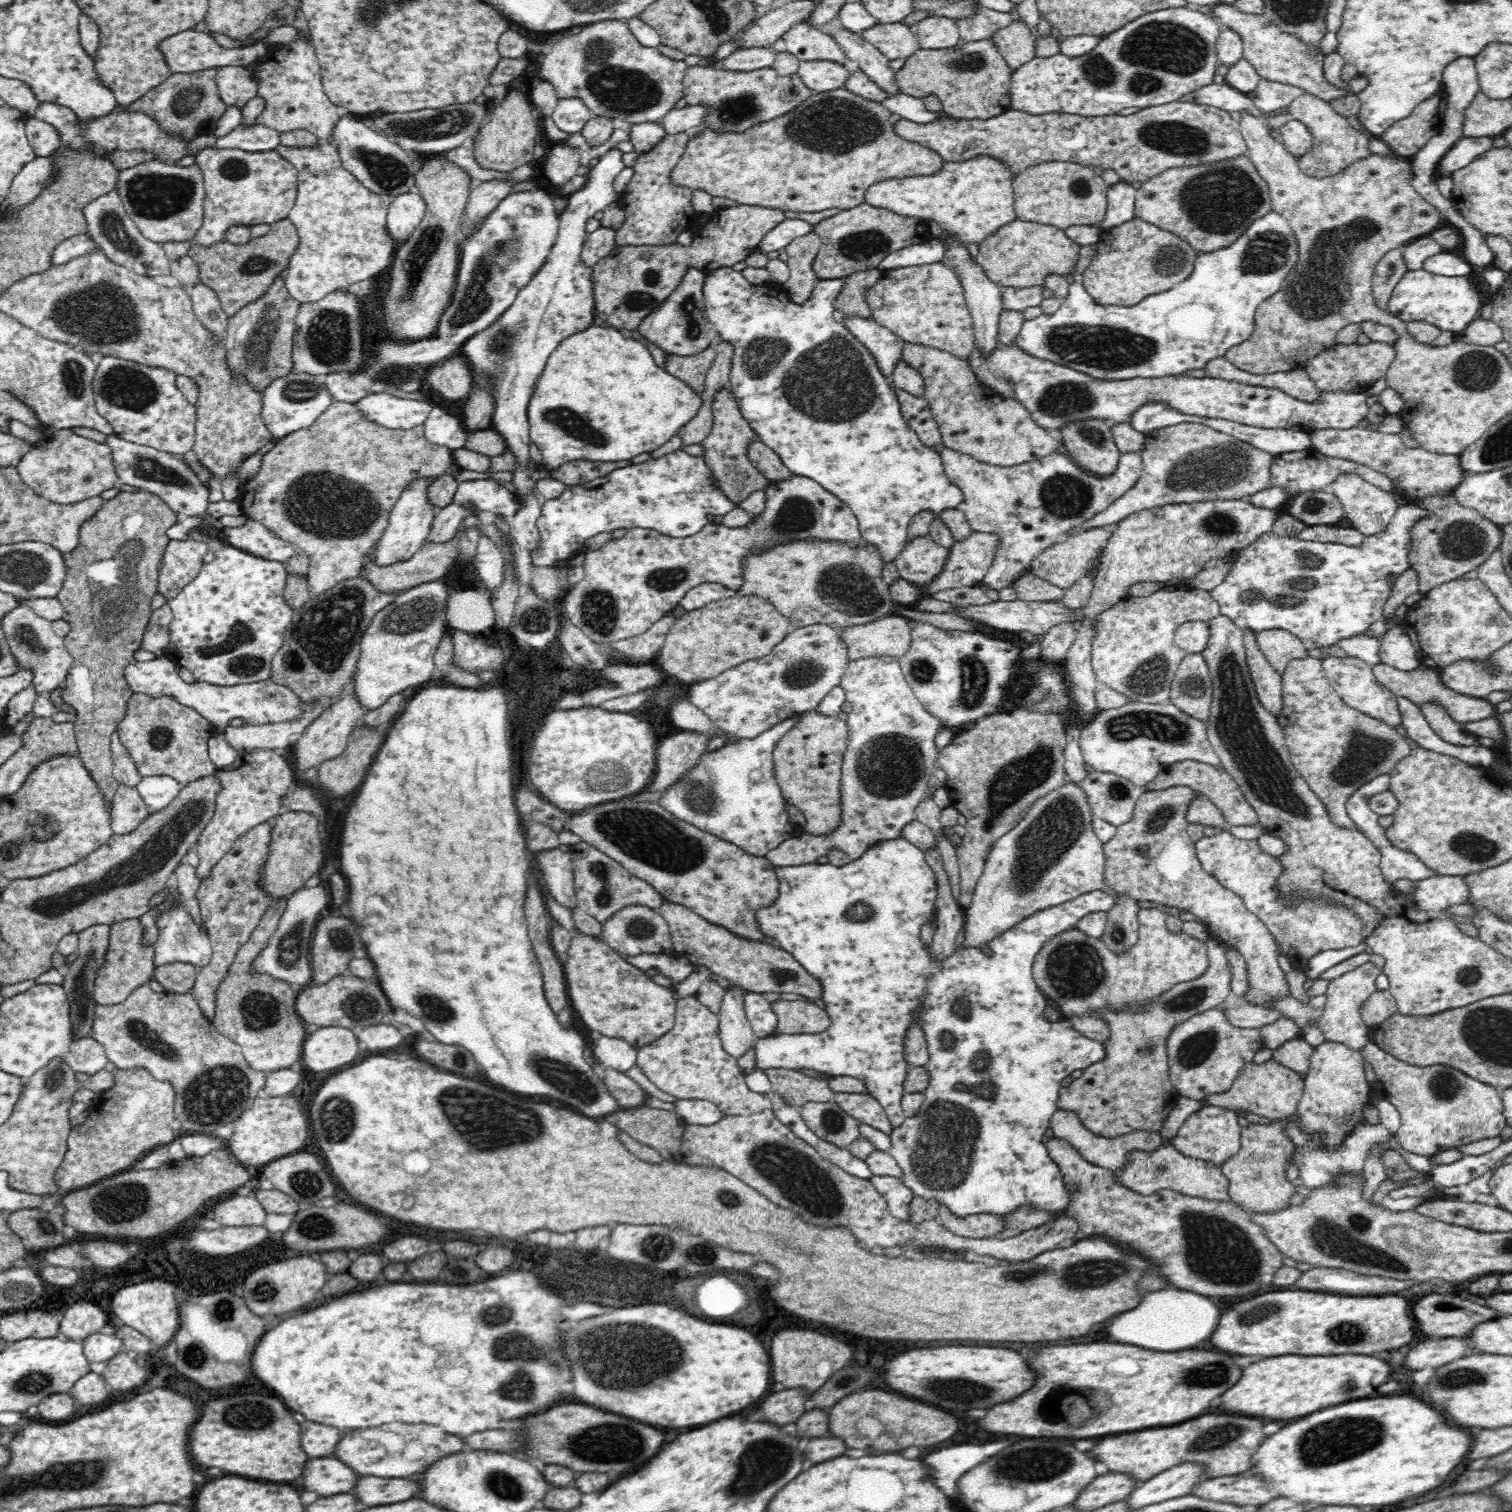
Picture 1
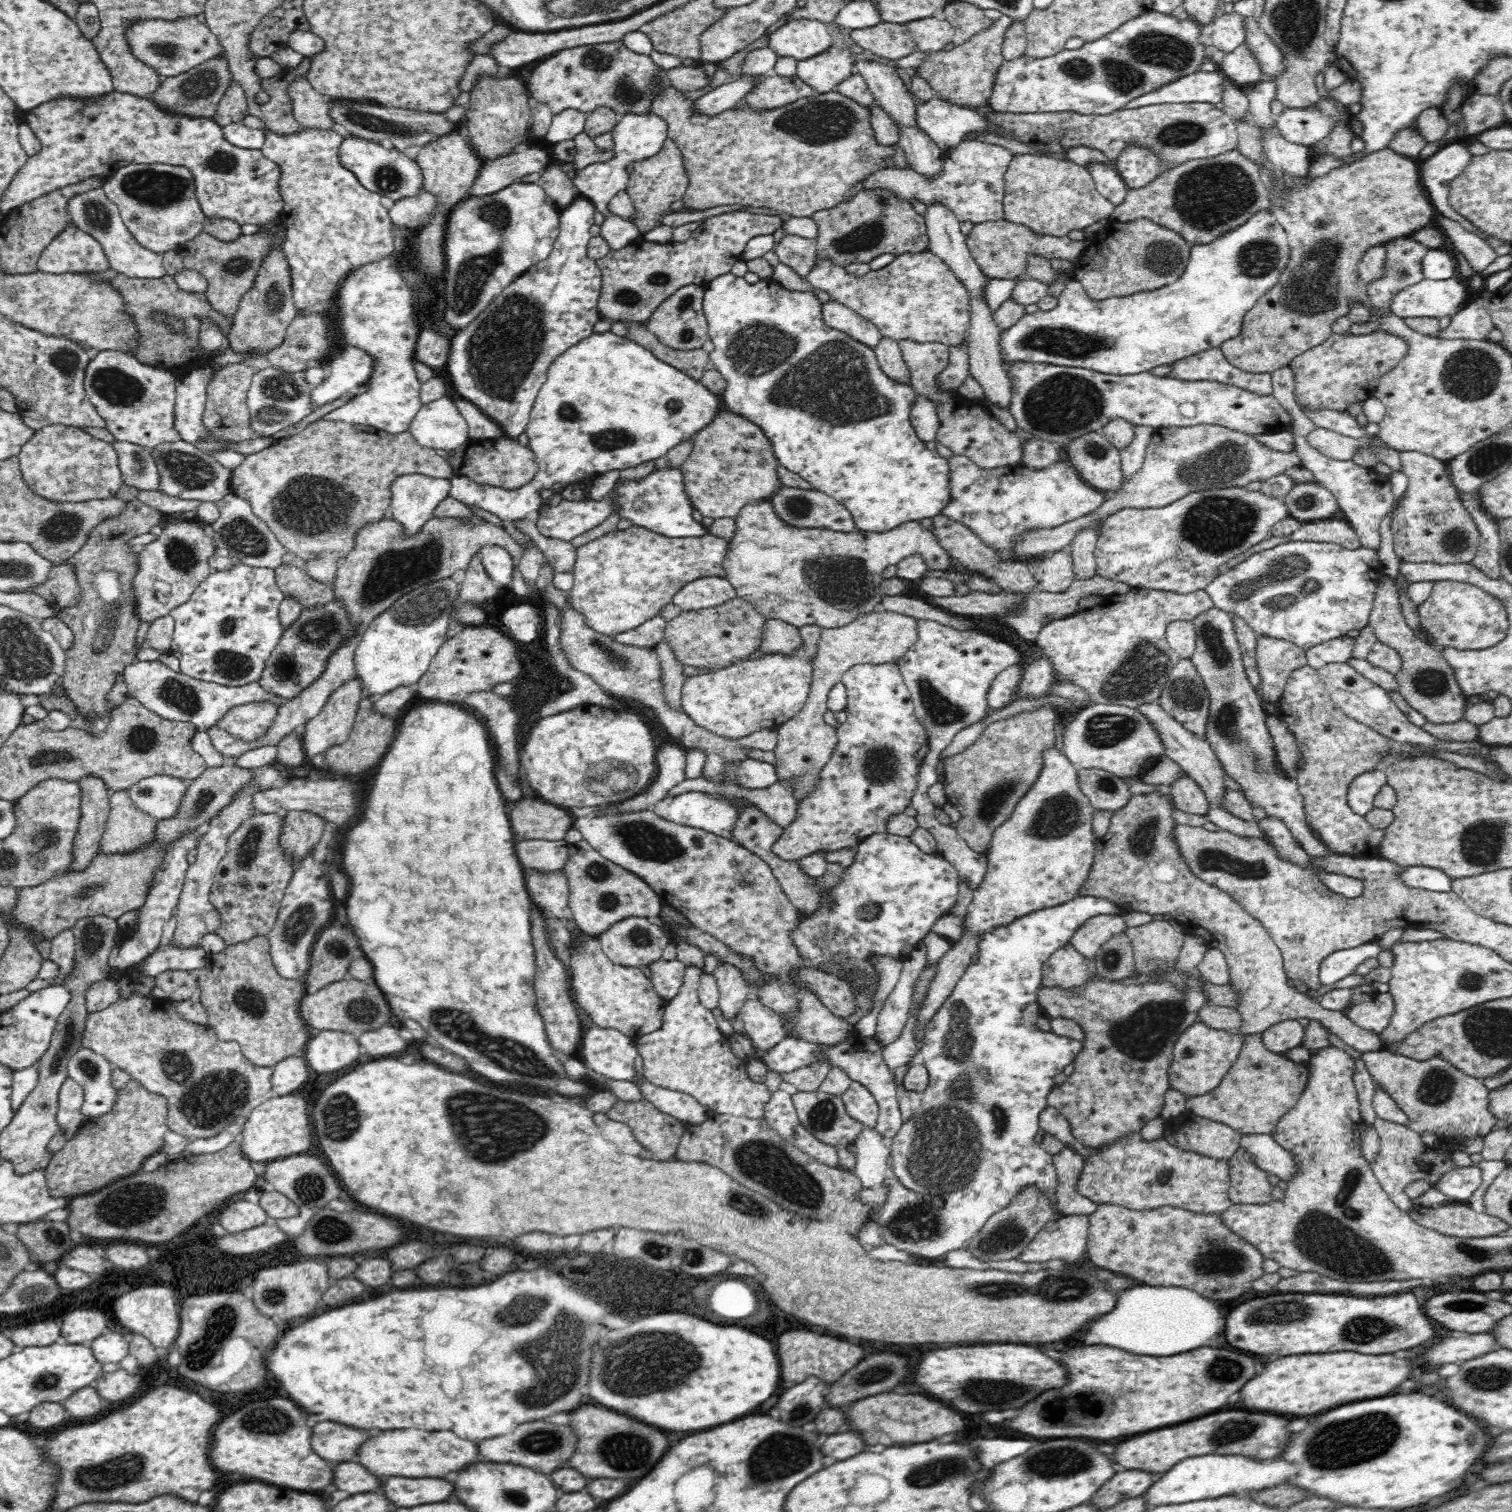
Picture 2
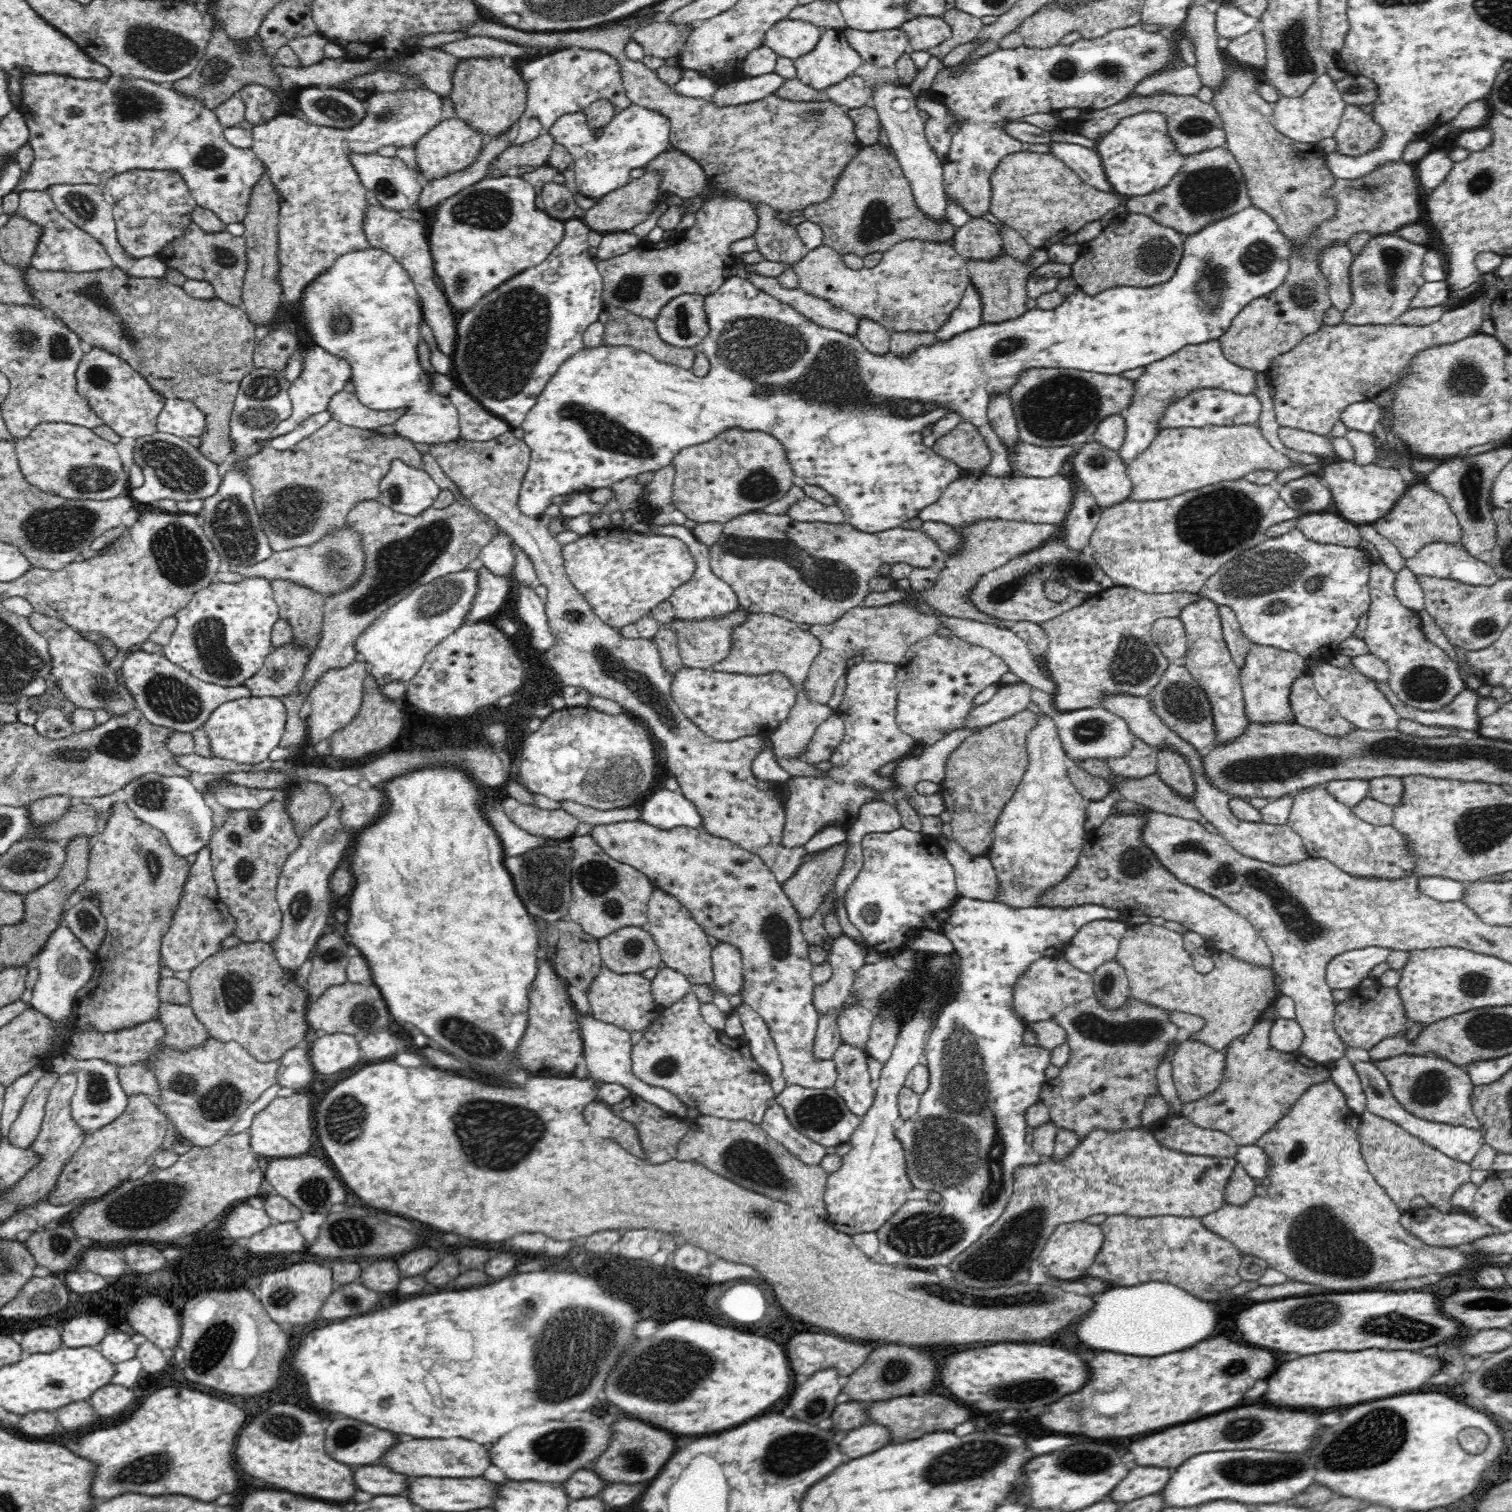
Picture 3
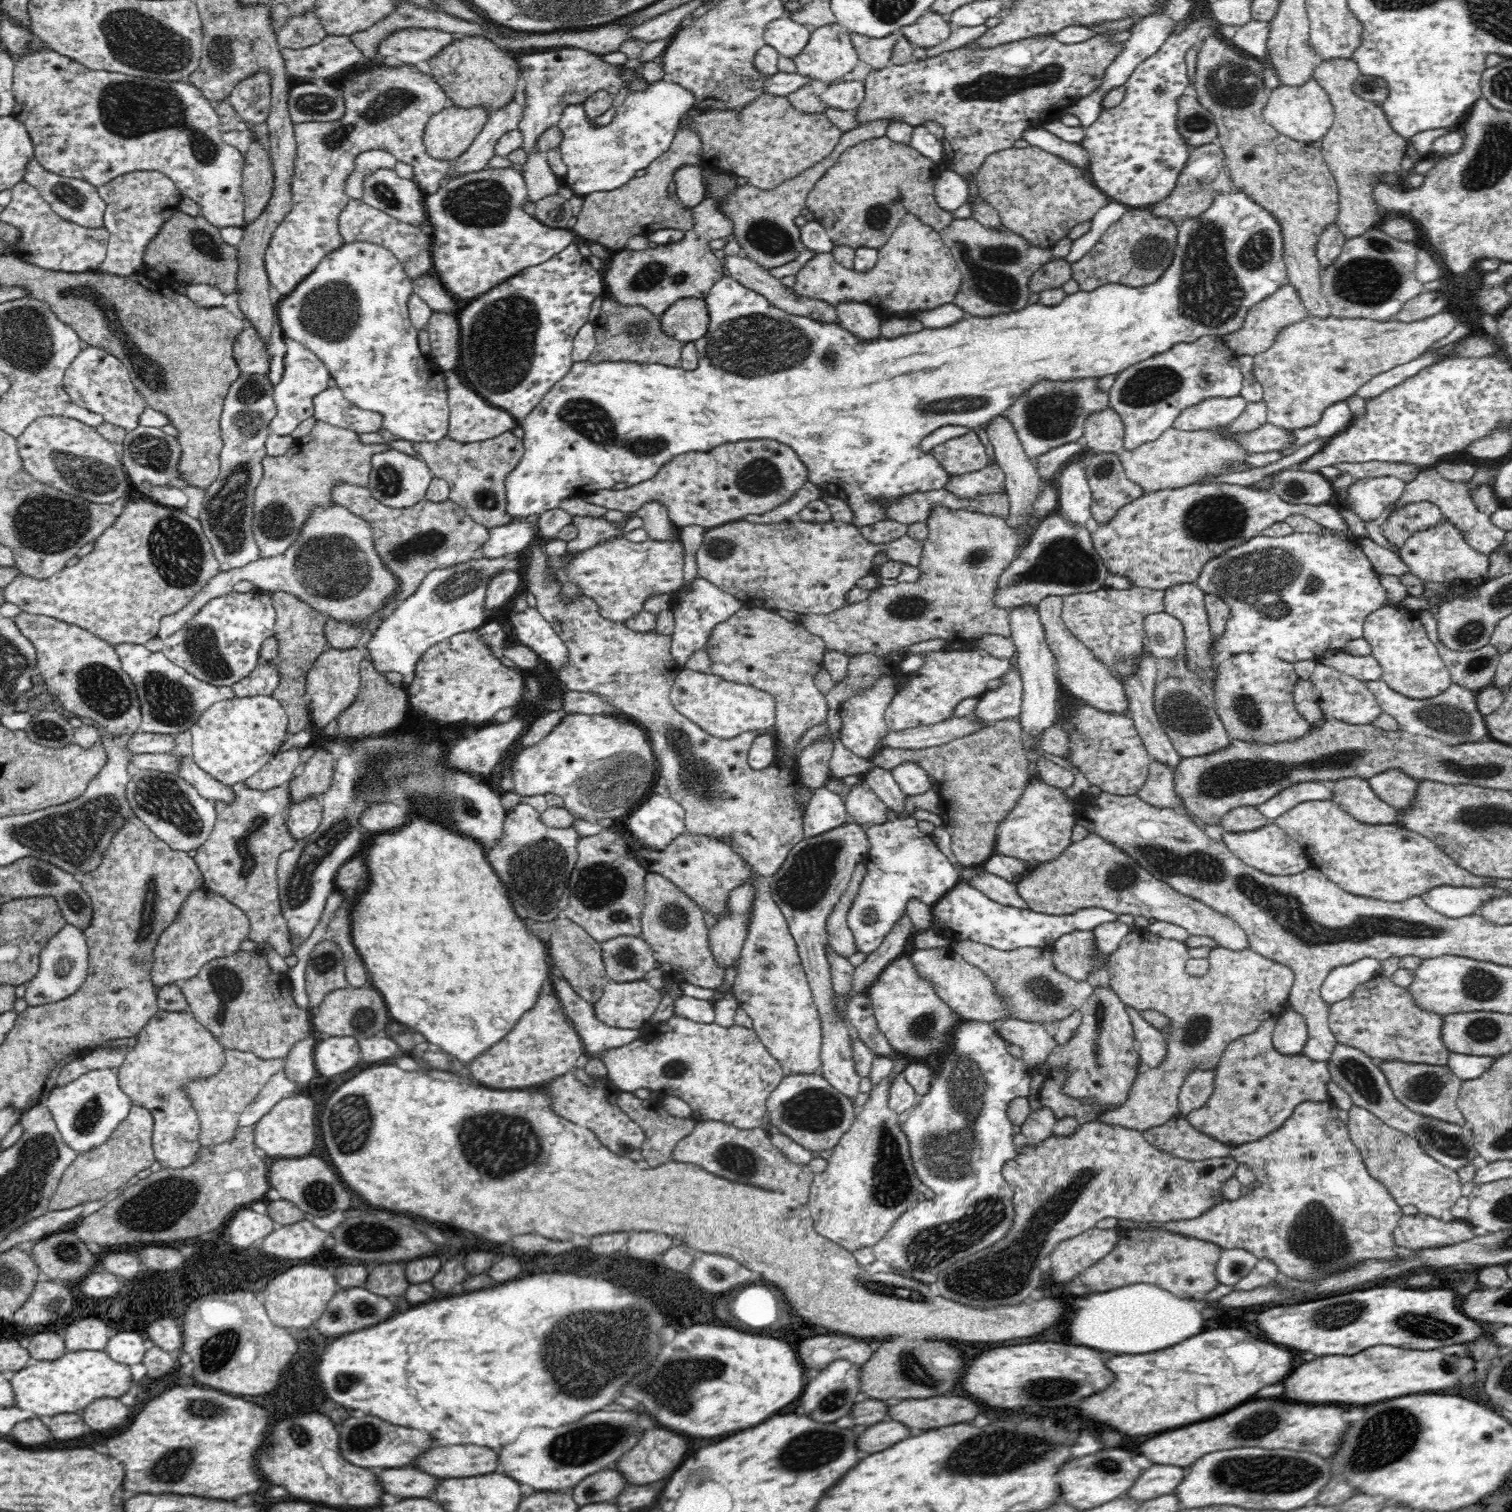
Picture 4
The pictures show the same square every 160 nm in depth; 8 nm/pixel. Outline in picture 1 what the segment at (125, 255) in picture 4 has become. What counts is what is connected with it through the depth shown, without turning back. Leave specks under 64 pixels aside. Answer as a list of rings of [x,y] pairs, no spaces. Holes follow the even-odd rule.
[[[157,159],[119,171],[115,188],[122,197],[128,216],[152,242],[191,240],[203,222],[205,186],[195,163],[178,167]]]

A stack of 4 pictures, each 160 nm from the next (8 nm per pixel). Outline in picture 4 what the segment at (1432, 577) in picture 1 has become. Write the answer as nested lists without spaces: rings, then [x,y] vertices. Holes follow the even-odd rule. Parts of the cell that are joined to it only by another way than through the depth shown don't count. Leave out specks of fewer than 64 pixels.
[[[1408,502],[1397,507],[1391,516],[1380,526],[1380,531],[1396,547],[1403,547],[1407,538],[1422,530],[1436,528],[1446,522],[1440,507],[1433,502]]]

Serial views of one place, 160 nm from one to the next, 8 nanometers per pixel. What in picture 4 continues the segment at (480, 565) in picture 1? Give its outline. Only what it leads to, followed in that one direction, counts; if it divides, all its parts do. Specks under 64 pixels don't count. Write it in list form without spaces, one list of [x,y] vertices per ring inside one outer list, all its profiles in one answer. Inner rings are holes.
[[[1234,190],[1233,193],[1220,195],[1214,199],[1212,206],[1208,207],[1197,219],[1184,219],[1177,227],[1178,246],[1174,250],[1174,262],[1172,266],[1164,272],[1158,282],[1148,283],[1146,286],[1131,287],[1122,283],[1108,283],[1093,291],[1080,291],[1067,294],[1062,302],[1056,306],[1044,306],[1035,303],[1026,305],[1022,310],[1000,316],[977,317],[968,315],[965,319],[958,321],[955,325],[942,328],[942,330],[928,330],[924,327],[920,332],[914,334],[900,335],[896,340],[886,340],[880,338],[878,342],[862,342],[856,335],[839,323],[816,322],[814,319],[804,316],[796,316],[776,308],[764,295],[750,290],[747,286],[740,284],[730,275],[722,277],[707,294],[705,298],[707,309],[709,310],[709,329],[707,333],[699,338],[695,343],[700,366],[698,370],[684,370],[680,366],[666,366],[660,363],[644,364],[634,360],[582,360],[573,362],[570,370],[564,378],[560,378],[540,400],[540,404],[526,418],[520,420],[519,425],[524,430],[523,443],[525,454],[516,470],[512,470],[506,478],[507,509],[512,517],[527,518],[522,522],[514,522],[504,526],[496,526],[489,530],[489,537],[481,546],[483,558],[495,559],[508,556],[518,556],[528,544],[532,543],[534,536],[538,533],[536,517],[539,517],[552,508],[558,508],[560,502],[568,496],[581,496],[590,494],[596,490],[612,489],[621,482],[630,484],[642,483],[656,476],[668,462],[675,456],[698,451],[708,451],[716,449],[720,444],[726,442],[738,442],[742,440],[752,440],[752,438],[770,438],[788,444],[799,456],[799,460],[807,467],[808,482],[817,485],[822,492],[832,494],[848,503],[854,514],[853,524],[858,528],[872,526],[876,522],[886,522],[888,519],[889,506],[894,501],[901,501],[910,494],[926,494],[932,490],[943,490],[950,482],[952,475],[936,461],[930,452],[923,452],[920,448],[921,440],[934,432],[940,426],[946,424],[958,424],[958,426],[970,427],[982,439],[985,446],[988,460],[987,466],[998,466],[995,459],[994,448],[987,437],[985,427],[992,418],[998,414],[1005,414],[1014,404],[1014,400],[1034,386],[1040,380],[1072,380],[1072,378],[1104,378],[1108,374],[1118,374],[1126,370],[1129,366],[1142,362],[1151,356],[1162,354],[1170,350],[1175,344],[1194,342],[1203,336],[1224,337],[1226,334],[1236,332],[1242,322],[1246,312],[1250,310],[1260,300],[1270,296],[1272,292],[1278,290],[1282,285],[1289,282],[1286,263],[1283,259],[1283,236],[1280,225],[1276,217],[1244,195],[1242,191]]]

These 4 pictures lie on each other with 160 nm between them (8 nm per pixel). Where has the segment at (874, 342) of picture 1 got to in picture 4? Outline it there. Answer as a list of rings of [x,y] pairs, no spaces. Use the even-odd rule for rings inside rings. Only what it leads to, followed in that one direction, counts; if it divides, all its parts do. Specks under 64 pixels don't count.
[[[727,257],[723,261],[723,266],[728,268],[728,274],[735,278],[740,284],[747,286],[750,290],[764,295],[776,308],[784,310],[791,315],[804,316],[814,319],[816,322],[838,323],[836,307],[823,300],[816,300],[798,294],[793,287],[784,286],[781,279],[772,276],[767,269],[762,268],[757,262],[748,257]]]

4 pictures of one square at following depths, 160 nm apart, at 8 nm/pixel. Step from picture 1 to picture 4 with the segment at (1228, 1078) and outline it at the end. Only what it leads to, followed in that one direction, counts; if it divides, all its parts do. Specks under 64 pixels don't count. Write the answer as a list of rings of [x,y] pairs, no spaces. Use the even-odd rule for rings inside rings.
[[[1200,1067],[1186,1074],[1180,1092],[1178,1092],[1179,1116],[1186,1116],[1188,1112],[1204,1106],[1215,1089],[1216,1070],[1204,1071]]]

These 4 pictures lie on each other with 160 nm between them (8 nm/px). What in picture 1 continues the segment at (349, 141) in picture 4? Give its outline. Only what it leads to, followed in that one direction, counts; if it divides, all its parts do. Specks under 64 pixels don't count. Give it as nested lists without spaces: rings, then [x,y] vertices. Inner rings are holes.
[[[262,125],[247,129],[238,126],[230,134],[217,137],[214,147],[256,151],[278,151],[297,170],[297,201],[287,218],[300,235],[296,254],[282,274],[286,290],[301,303],[310,303],[327,294],[348,288],[370,276],[384,275],[391,264],[397,242],[388,233],[387,212],[393,198],[368,190],[342,164],[338,149],[329,141],[315,147],[288,148],[281,144],[281,133]]]

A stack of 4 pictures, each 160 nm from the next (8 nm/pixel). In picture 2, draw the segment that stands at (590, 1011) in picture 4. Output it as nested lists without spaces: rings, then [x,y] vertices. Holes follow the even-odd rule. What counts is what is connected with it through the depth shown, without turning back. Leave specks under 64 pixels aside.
[[[593,1025],[584,1029],[581,1047],[588,1068],[614,1080],[634,1080],[634,1059],[639,1052],[635,1040],[622,1031]],[[648,1080],[641,1084],[640,1090],[663,1114],[676,1117],[688,1125],[700,1125],[712,1114],[706,1106],[685,1092],[656,1087]]]

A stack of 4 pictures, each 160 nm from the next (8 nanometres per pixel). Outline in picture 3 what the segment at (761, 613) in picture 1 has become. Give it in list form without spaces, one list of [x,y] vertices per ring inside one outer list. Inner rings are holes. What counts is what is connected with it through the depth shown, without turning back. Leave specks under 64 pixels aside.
[[[739,607],[738,610],[728,612],[724,616],[710,616],[704,620],[682,620],[678,618],[672,622],[663,623],[662,626],[676,633],[678,650],[686,667],[708,669],[730,654],[733,645],[733,630],[744,624],[748,615],[748,611]]]

